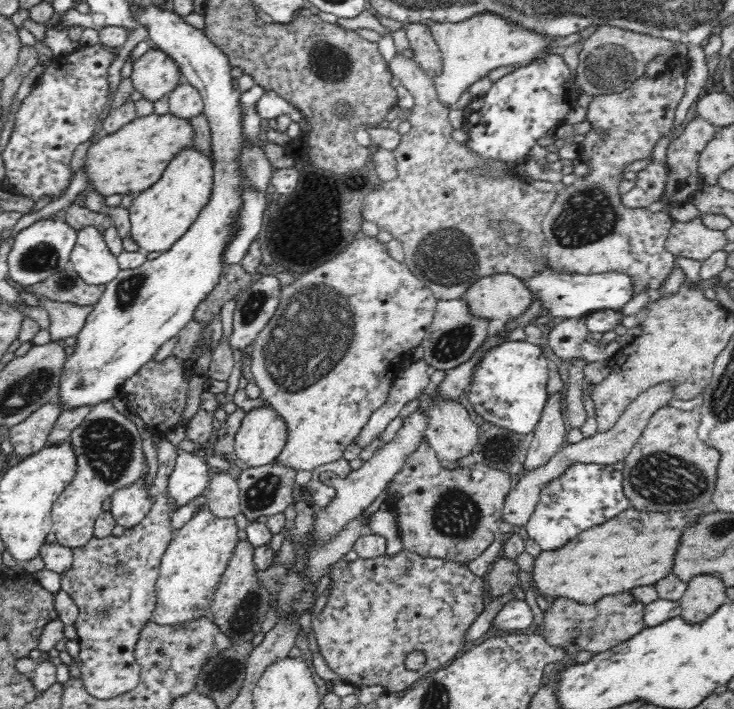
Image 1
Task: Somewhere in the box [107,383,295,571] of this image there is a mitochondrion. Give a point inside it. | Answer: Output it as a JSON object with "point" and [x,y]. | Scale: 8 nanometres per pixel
{"point":[262,493]}

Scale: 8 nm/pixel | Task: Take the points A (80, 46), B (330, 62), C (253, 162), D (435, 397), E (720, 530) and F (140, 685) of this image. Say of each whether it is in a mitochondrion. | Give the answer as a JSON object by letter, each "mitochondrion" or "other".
{"A":"other","B":"mitochondrion","C":"mitochondrion","D":"other","E":"mitochondrion","F":"other"}

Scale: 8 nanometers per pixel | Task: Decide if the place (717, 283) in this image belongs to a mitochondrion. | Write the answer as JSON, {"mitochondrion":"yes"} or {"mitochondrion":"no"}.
{"mitochondrion":"no"}

